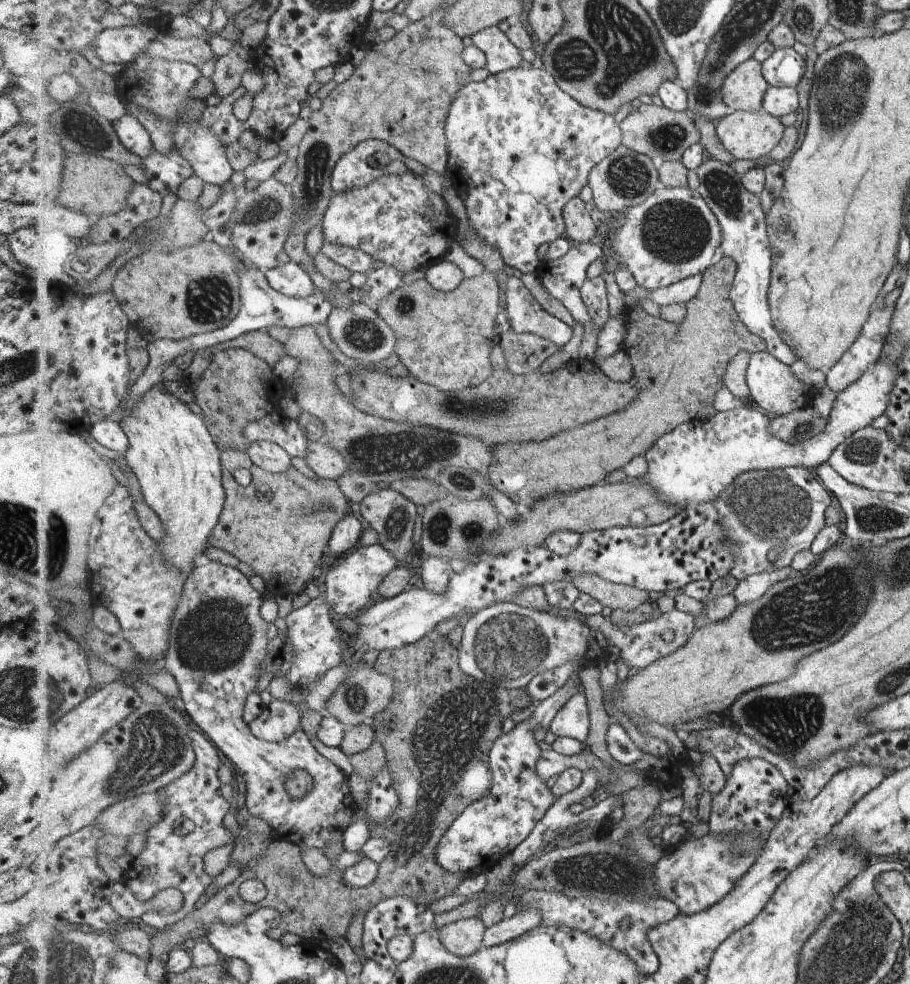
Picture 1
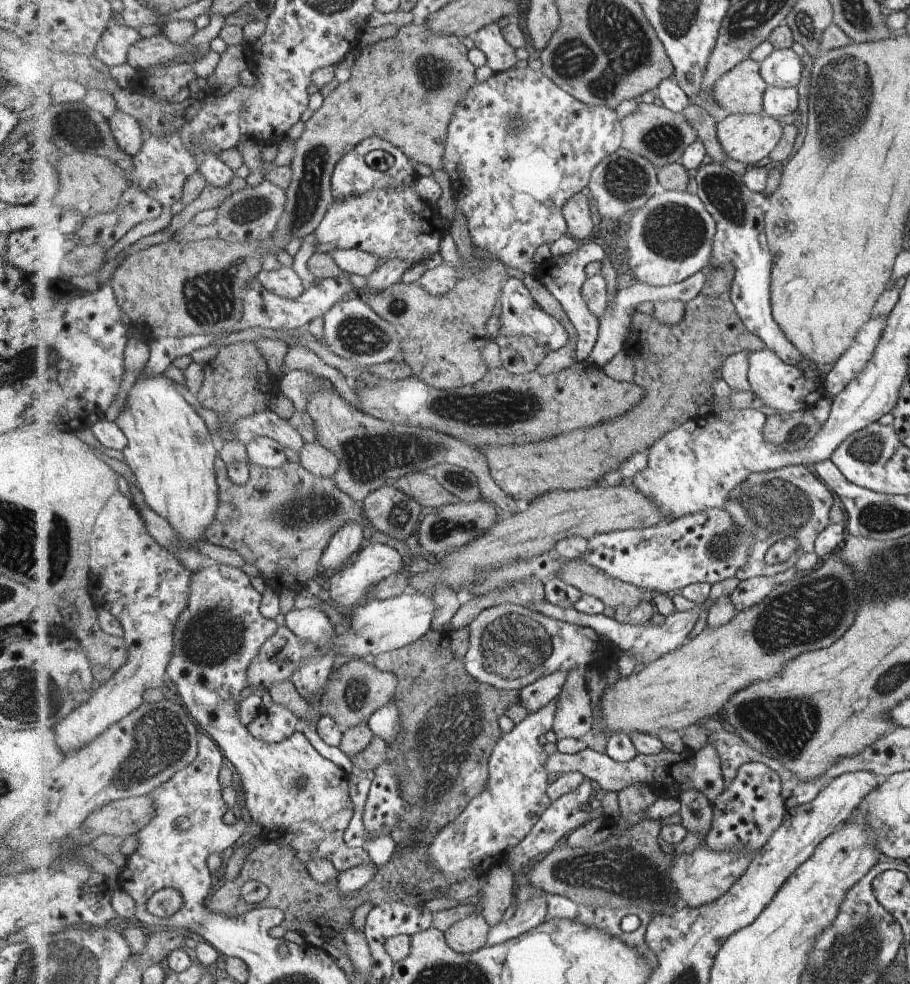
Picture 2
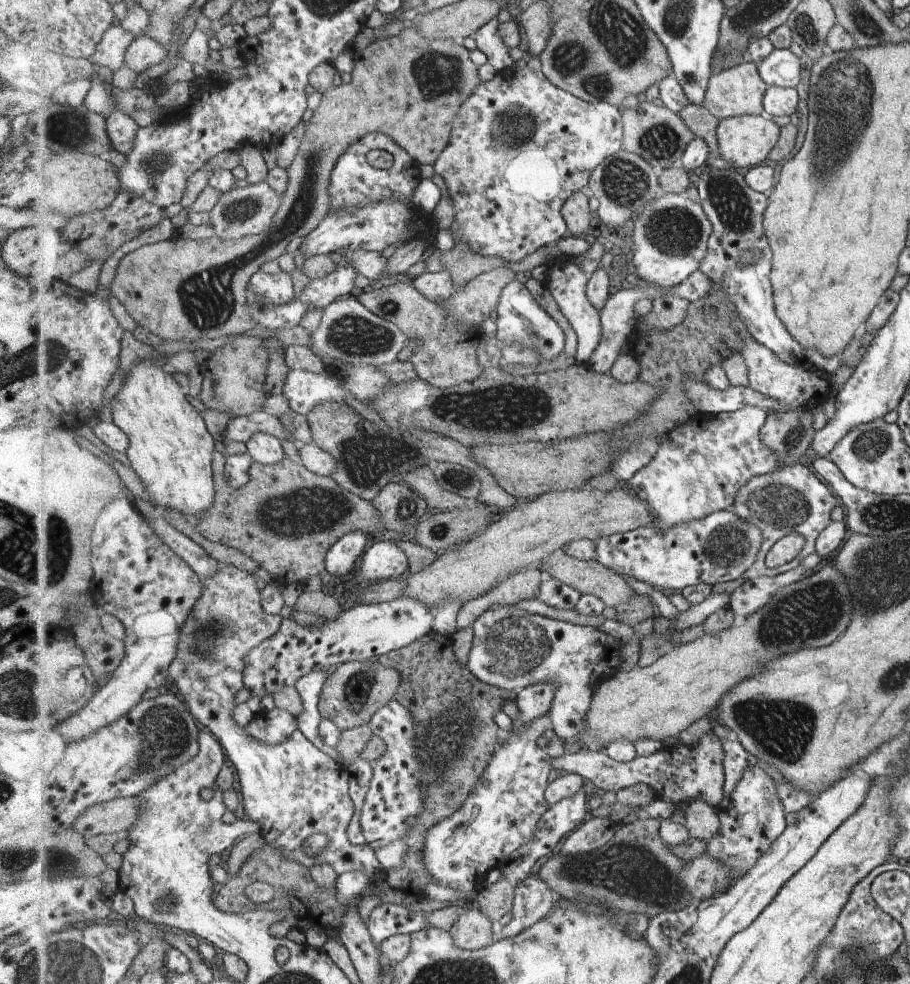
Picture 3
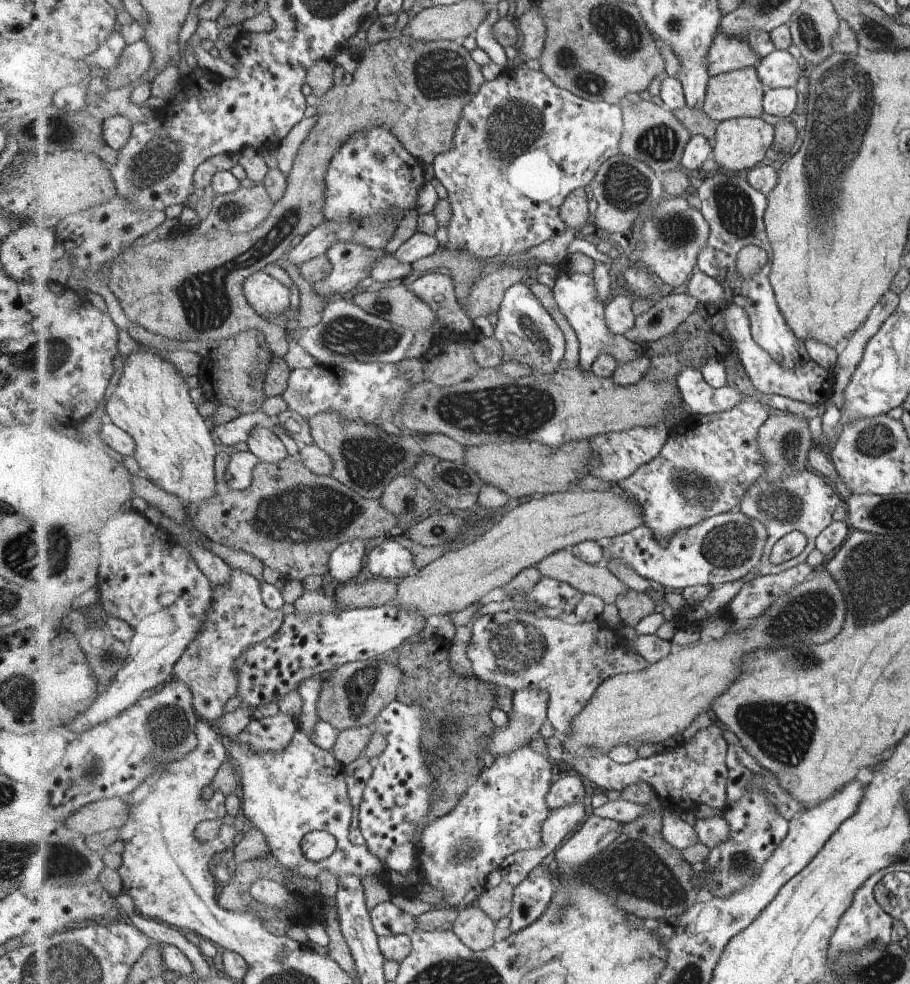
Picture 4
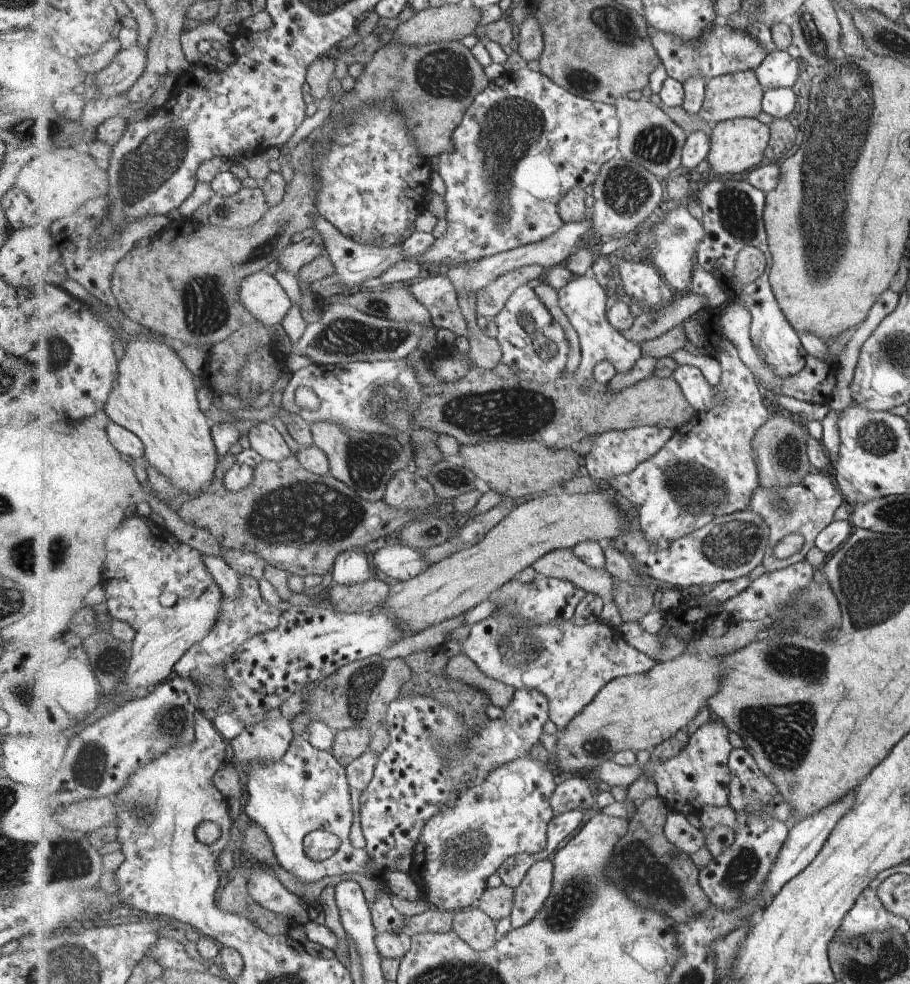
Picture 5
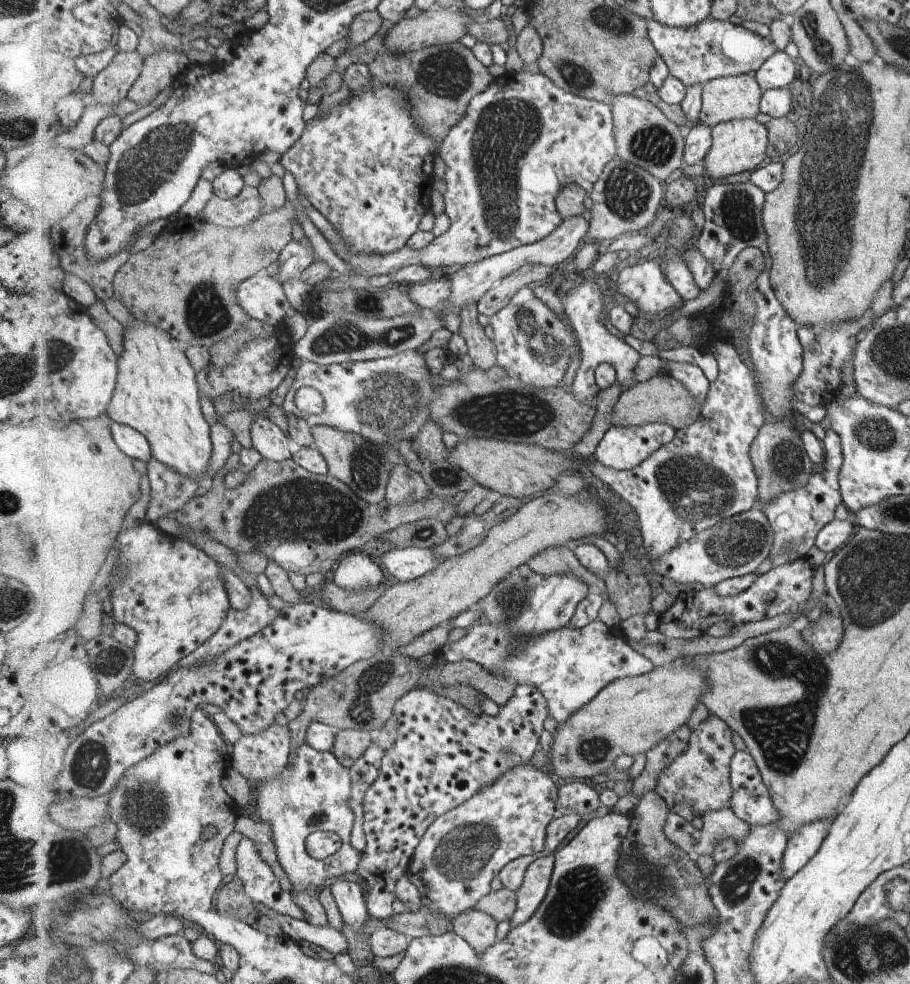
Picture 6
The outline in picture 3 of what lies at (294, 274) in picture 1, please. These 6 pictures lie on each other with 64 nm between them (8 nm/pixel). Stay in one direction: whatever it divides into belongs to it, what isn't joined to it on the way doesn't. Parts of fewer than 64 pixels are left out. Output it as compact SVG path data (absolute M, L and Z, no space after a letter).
M284 271L277 274L256 272L252 276L249 290L253 290L255 295L265 298L277 307L290 303L295 296L295 286L293 286L291 275Z

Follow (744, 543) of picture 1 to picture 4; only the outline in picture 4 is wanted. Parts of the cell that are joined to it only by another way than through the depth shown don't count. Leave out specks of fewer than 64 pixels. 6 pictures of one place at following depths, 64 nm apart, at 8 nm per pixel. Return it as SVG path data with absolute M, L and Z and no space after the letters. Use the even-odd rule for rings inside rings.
M809 468L796 476L782 477L772 482L765 482L761 477L748 491L742 500L740 508L745 514L761 521L768 528L769 538L765 548L765 555L761 557L756 570L761 575L774 575L798 564L805 563L807 556L816 548L816 538L830 524L833 524L833 514L839 506L845 505L845 498L842 497L837 485L824 474L817 473ZM793 531L801 531L807 535L808 545L806 549L794 559L785 561L780 565L772 563L770 556L775 544L779 542L781 537L792 533Z

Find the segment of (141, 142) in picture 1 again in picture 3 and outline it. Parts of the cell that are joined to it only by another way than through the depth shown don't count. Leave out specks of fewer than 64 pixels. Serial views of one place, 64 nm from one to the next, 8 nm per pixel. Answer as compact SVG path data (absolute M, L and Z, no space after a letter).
M123 111L106 117L106 132L114 150L126 155L132 148L138 131L137 122Z

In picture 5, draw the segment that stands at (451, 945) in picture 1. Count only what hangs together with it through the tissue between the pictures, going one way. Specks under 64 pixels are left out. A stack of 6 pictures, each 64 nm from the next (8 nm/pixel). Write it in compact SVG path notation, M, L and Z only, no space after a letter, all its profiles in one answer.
M476 906L455 913L453 929L475 951L486 951L496 945L496 921Z

